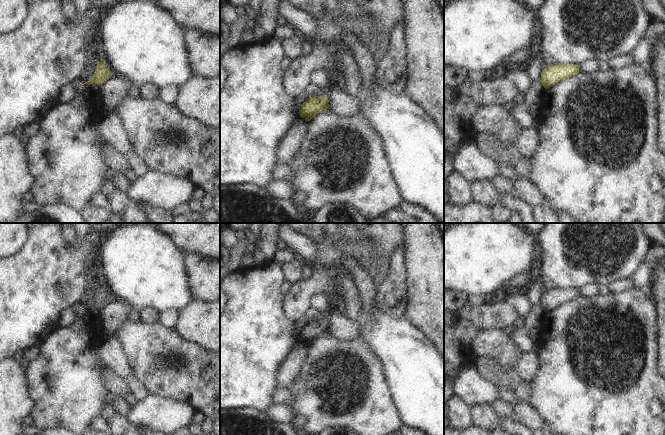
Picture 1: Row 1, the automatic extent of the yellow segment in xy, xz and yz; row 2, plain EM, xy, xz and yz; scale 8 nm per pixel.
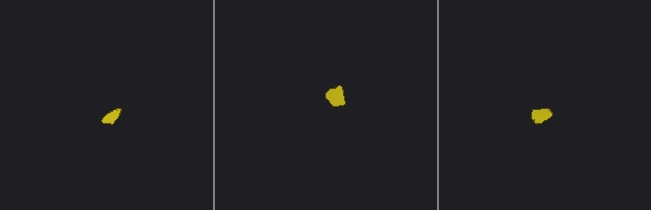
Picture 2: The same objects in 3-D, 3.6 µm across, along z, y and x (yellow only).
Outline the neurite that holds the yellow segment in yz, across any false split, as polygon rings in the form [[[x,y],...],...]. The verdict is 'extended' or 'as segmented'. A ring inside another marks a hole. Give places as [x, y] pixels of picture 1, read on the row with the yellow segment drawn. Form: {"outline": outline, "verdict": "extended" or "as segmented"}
{"outline": [[[554,63],[543,66],[540,80],[533,82],[533,85],[525,95],[523,104],[517,105],[512,111],[512,116],[516,122],[522,126],[520,120],[518,120],[515,116],[517,111],[527,111],[533,103],[536,103],[537,100],[544,95],[546,89],[552,87],[563,79],[577,74],[578,72],[579,66],[575,64]]], "verdict": "extended"}

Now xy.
{"outline": [[[104,59],[97,62],[97,66],[93,76],[85,82],[85,84],[91,87],[92,94],[95,97],[99,97],[99,87],[106,81],[111,74],[109,67]]], "verdict": "extended"}

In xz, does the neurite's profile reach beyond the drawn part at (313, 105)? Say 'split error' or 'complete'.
split error

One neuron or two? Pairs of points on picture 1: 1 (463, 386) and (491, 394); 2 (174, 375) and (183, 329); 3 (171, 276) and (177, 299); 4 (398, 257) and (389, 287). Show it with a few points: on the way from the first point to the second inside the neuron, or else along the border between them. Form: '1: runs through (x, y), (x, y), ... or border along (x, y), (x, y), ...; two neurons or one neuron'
1: runs through (470, 386), (484, 392); one neuron
2: border along (174, 329), (182, 337), (202, 347); two neurons
3: runs through (171, 282), (171, 290), (174, 293); one neuron
4: runs through (397, 264), (396, 280); one neuron

